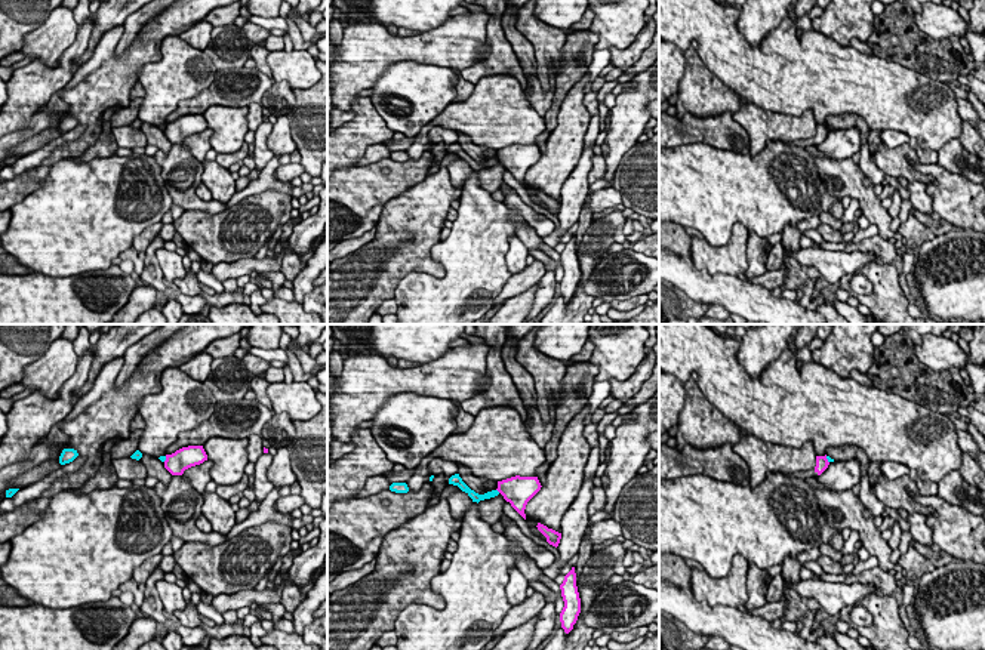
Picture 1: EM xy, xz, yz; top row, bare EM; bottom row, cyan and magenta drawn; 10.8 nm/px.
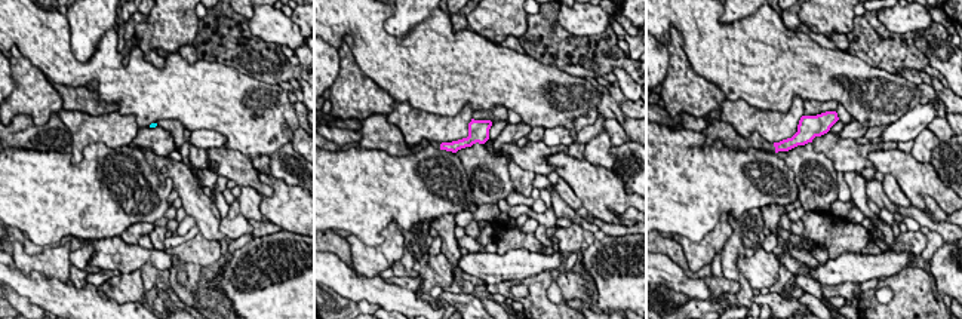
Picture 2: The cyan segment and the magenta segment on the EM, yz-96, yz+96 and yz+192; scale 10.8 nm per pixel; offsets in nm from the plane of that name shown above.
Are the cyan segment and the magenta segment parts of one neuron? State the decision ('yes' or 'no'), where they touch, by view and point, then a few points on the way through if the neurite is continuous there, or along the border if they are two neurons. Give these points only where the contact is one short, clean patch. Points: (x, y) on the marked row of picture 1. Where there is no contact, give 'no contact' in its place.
no; contact yz (827, 458); border yz (825, 456), (828, 462)

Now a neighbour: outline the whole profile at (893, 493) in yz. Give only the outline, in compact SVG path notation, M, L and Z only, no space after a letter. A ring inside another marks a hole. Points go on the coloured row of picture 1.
M880 475L875 486L869 487L871 493L887 508L905 509L908 514L936 515L930 506L921 506L914 500L914 495L921 495L917 483L909 475L902 475L896 480L889 480Z

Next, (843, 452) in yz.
M840 446L840 447L828 447L827 456L829 456L834 460L849 460L856 459L856 450L855 446Z

